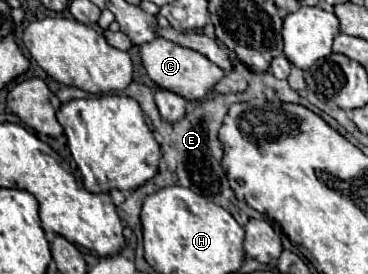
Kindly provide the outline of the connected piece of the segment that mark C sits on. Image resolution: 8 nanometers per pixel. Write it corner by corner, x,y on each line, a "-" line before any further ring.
163,37
141,45
141,61
155,85
169,87
169,91
177,91
179,95
185,95
185,99
203,99
205,93
213,87
213,83
217,83
217,79
225,75
223,69
205,59
201,53
189,51
187,47
171,43

